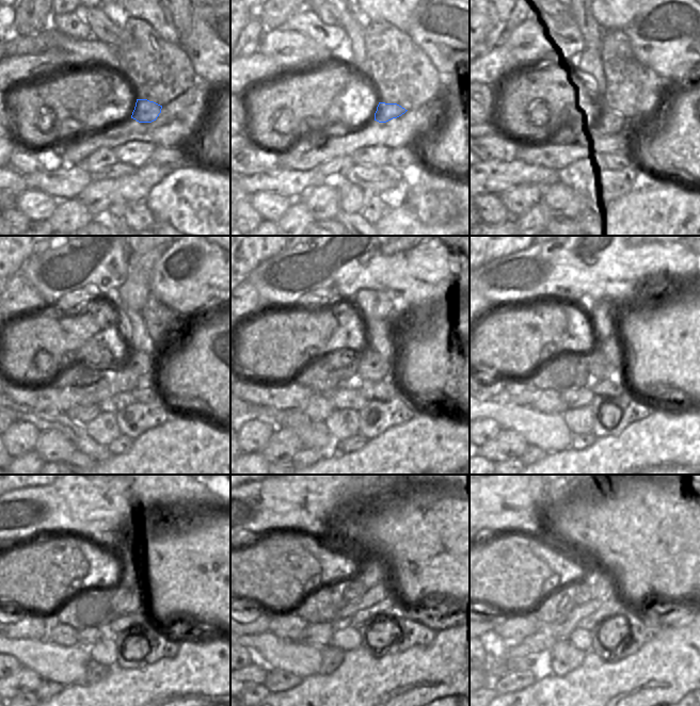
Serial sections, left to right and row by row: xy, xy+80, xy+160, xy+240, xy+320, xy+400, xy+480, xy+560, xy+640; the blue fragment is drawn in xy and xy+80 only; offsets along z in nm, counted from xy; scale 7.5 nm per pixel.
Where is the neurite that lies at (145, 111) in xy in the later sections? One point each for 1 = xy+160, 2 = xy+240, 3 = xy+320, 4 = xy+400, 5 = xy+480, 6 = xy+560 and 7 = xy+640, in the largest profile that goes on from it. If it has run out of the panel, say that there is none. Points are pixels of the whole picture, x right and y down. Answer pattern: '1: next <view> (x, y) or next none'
1: next xy+160 (608, 122)
2: next xy+240 (139, 364)
3: next xy+320 (372, 367)
4: next xy+400 (606, 358)
5: next xy+480 (121, 596)
6: next xy+560 (353, 591)
7: next xy+640 (583, 595)

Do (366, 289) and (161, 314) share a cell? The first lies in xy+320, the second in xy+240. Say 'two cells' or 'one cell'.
two cells

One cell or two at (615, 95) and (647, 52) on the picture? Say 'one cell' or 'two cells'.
two cells

